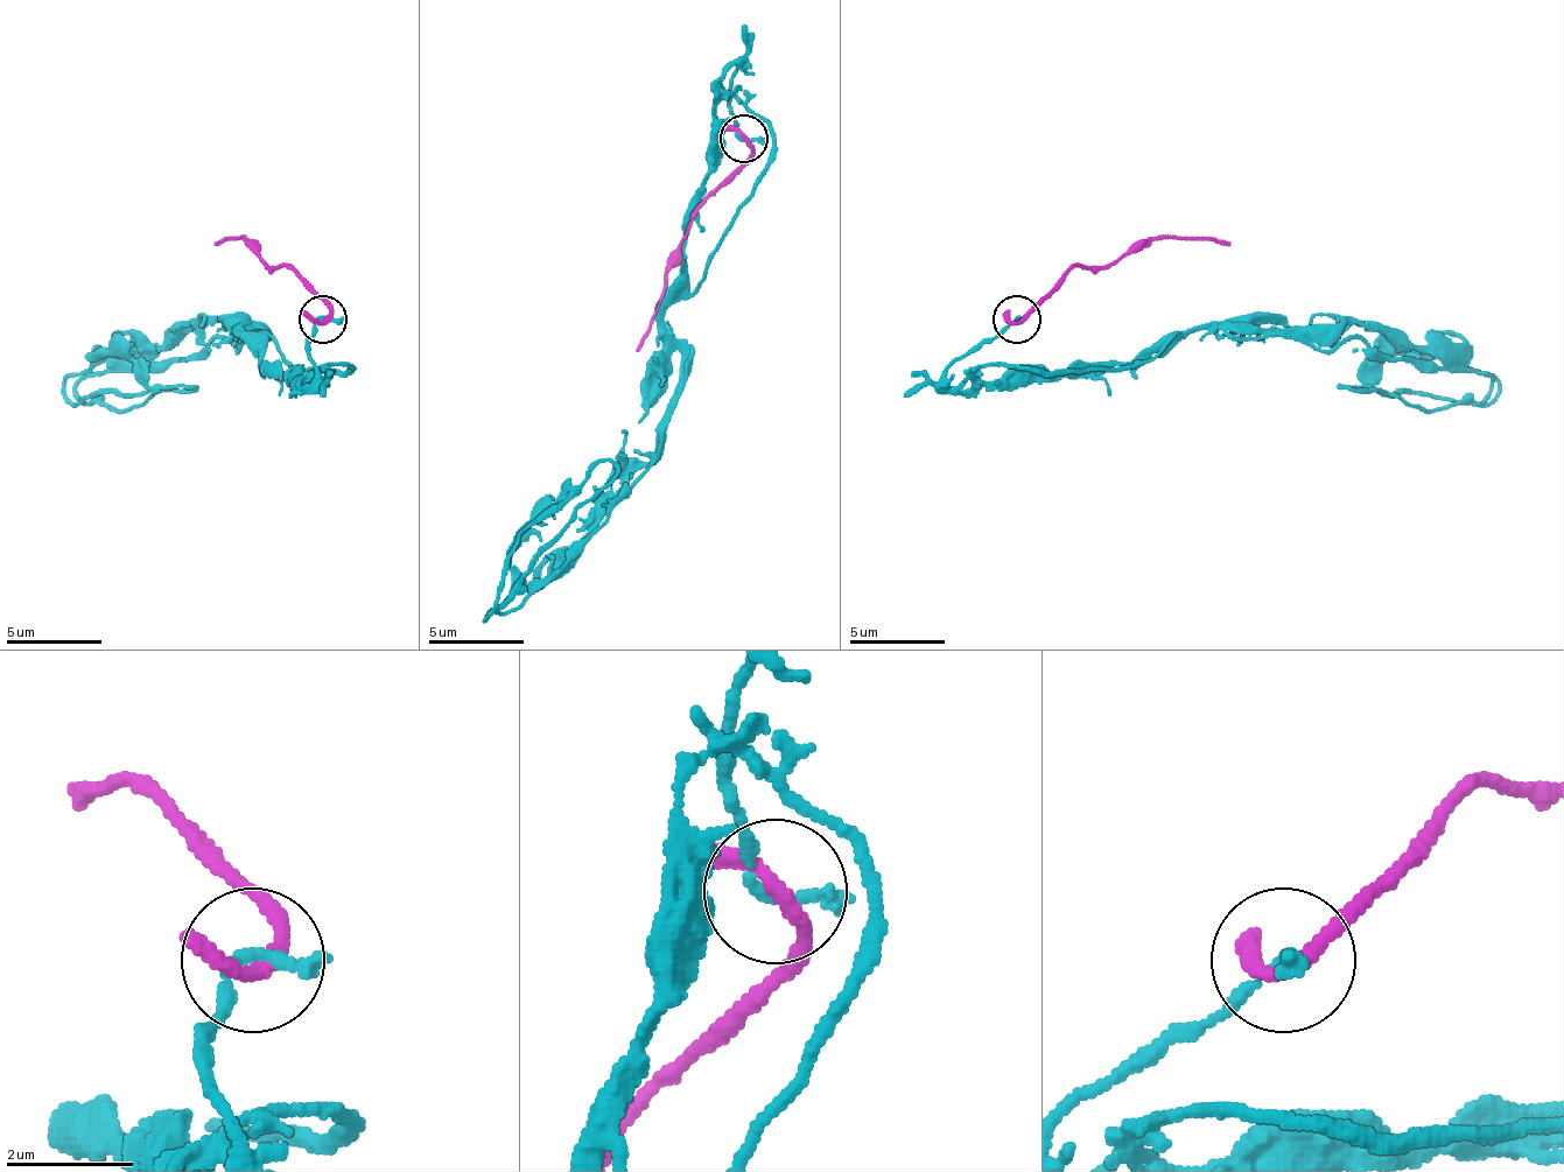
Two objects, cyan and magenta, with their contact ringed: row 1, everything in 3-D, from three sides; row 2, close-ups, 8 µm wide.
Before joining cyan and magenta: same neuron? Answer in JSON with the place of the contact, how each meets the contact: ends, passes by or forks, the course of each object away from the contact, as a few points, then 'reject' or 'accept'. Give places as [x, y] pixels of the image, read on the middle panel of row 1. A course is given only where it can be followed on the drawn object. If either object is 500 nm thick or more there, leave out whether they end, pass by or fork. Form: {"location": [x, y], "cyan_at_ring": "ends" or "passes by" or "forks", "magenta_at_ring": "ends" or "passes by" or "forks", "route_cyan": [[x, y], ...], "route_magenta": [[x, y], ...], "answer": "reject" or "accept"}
{"location": [744, 138], "cyan_at_ring": "ends", "magenta_at_ring": "passes by", "route_cyan": [[743, 137], [728, 70], [661, 314], [680, 352], [661, 454], [541, 577], [512, 563], [541, 516], [618, 472]], "route_magenta": [[743, 137], [752, 151], [709, 194], [666, 275], [637, 352]], "answer": "reject"}

